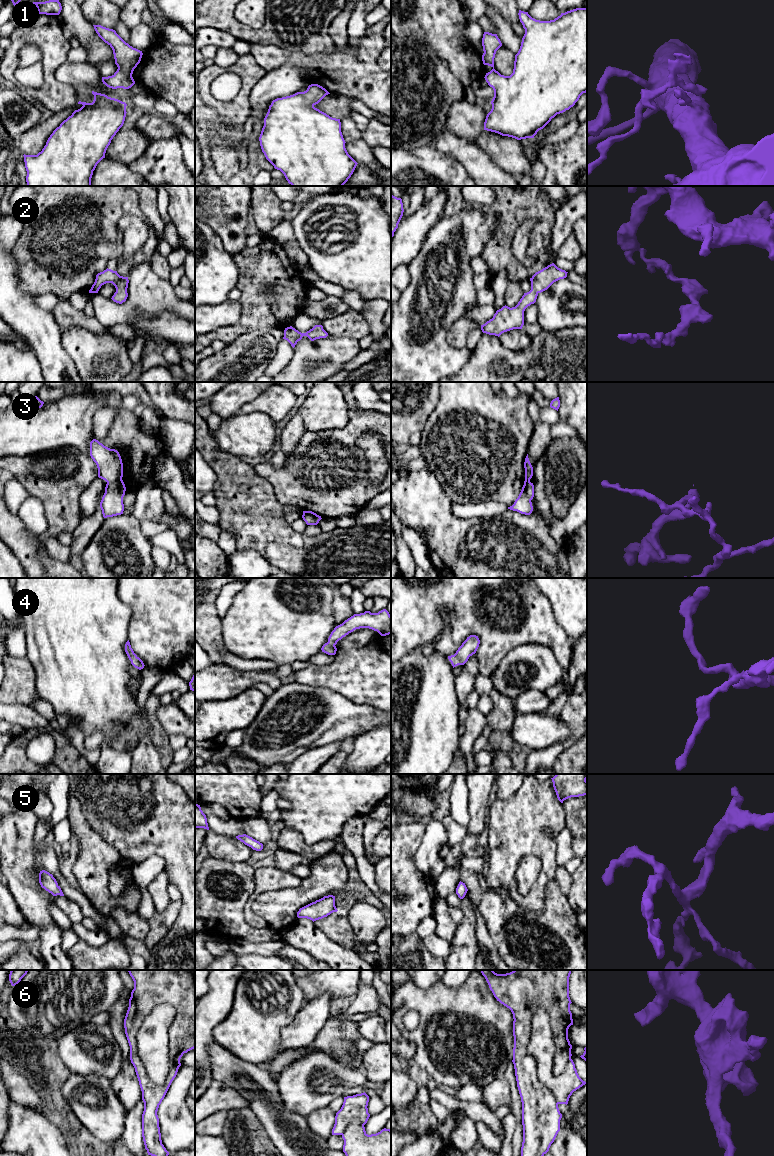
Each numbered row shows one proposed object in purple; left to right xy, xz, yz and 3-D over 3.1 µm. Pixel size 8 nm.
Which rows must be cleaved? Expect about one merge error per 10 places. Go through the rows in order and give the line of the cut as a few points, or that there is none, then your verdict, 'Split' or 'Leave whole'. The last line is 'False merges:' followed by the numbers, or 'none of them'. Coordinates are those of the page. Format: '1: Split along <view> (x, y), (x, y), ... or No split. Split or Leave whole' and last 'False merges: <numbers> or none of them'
1: No split. Leave whole
2: No split. Leave whole
3: No split. Leave whole
4: No split. Leave whole
5: No split. Leave whole
6: No split. Leave whole
False merges: none of them

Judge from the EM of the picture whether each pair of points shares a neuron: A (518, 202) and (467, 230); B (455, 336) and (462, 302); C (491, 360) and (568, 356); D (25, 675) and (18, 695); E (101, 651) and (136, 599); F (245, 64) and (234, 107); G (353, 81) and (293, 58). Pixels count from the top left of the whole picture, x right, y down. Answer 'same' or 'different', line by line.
A: different
B: different
C: same
D: same
E: different
F: same
G: same

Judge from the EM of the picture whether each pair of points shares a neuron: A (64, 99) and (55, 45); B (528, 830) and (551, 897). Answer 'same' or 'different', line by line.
A: same
B: different

